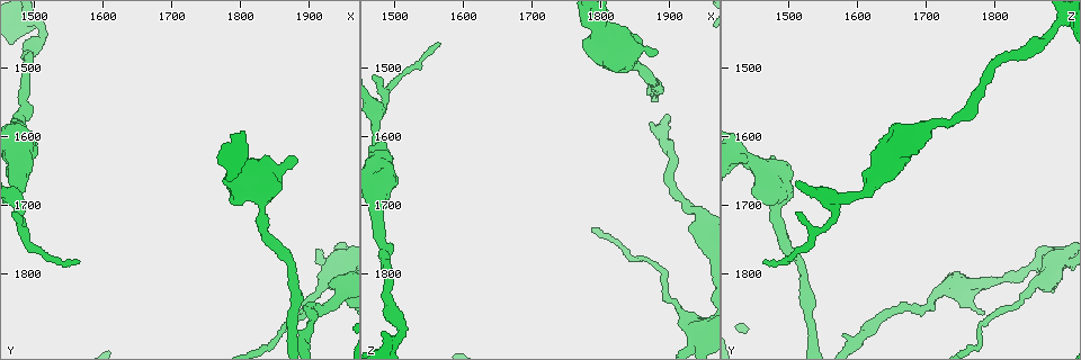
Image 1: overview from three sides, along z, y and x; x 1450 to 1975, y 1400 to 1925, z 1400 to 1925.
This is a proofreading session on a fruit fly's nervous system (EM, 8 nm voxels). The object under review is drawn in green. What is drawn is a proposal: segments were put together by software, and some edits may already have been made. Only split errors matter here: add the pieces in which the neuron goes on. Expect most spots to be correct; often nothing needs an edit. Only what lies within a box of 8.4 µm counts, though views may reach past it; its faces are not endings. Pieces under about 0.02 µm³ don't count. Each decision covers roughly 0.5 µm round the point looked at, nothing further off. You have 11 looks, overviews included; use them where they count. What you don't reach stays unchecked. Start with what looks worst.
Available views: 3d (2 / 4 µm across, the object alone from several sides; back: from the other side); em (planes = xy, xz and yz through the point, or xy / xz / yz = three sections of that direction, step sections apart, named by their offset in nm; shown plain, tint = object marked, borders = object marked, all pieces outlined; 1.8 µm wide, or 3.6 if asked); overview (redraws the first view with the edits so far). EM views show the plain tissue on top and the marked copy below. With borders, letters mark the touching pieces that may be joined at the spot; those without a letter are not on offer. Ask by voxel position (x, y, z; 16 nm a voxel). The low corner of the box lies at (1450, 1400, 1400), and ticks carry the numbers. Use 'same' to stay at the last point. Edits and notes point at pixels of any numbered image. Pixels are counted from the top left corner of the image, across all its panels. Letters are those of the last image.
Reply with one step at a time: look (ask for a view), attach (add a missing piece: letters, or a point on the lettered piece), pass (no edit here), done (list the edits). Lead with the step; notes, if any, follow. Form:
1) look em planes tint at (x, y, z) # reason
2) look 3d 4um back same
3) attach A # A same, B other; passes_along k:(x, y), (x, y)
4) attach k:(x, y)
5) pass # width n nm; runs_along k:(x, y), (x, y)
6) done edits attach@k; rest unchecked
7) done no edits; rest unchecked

look em xz step 16 tint at (1560, 1785, 1460)

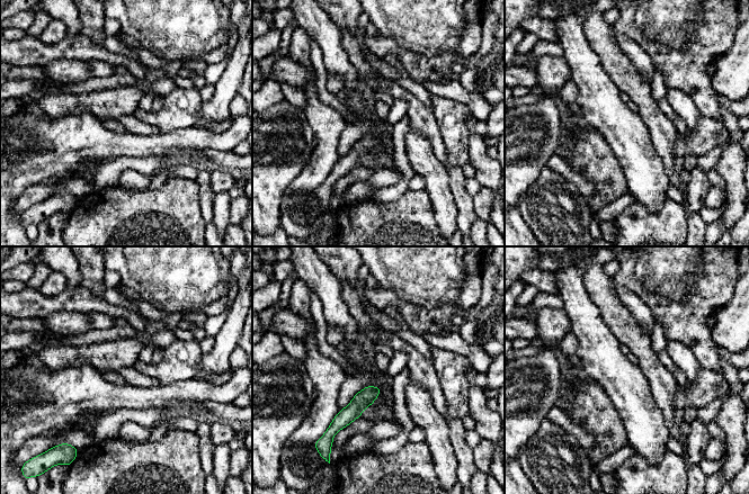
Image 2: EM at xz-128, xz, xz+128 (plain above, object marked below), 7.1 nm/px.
look em planes tint same # cut it another way

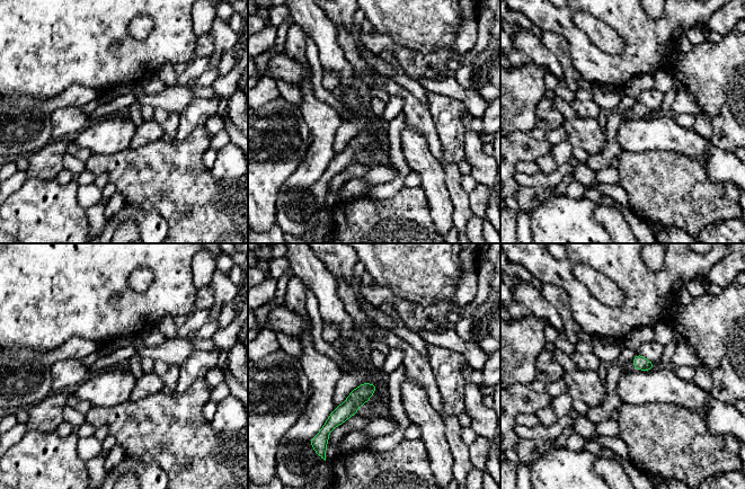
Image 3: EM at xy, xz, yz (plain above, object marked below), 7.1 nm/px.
look em planes borders same # see the neighbours

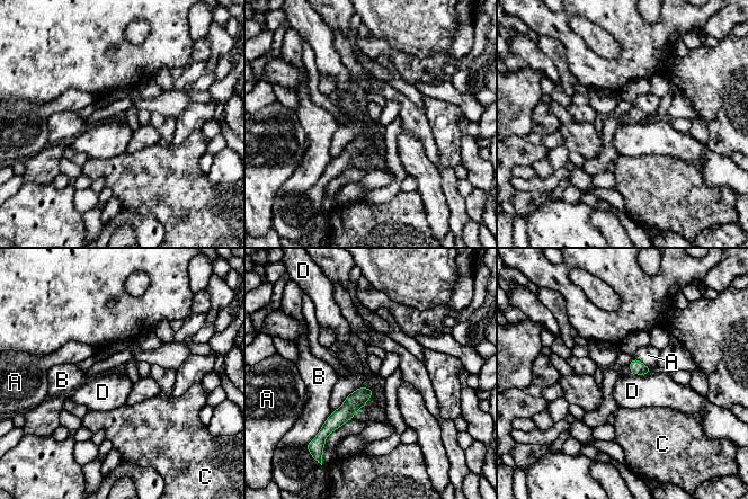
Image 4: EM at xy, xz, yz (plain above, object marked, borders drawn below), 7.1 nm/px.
pass # width 100 nm; A other, B other, C other, D other; border 4:(372, 388), (372, 394), (364, 404); no lettered piece goes on from it

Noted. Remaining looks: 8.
look em planes borders at (1880, 1630, 1475) # free end

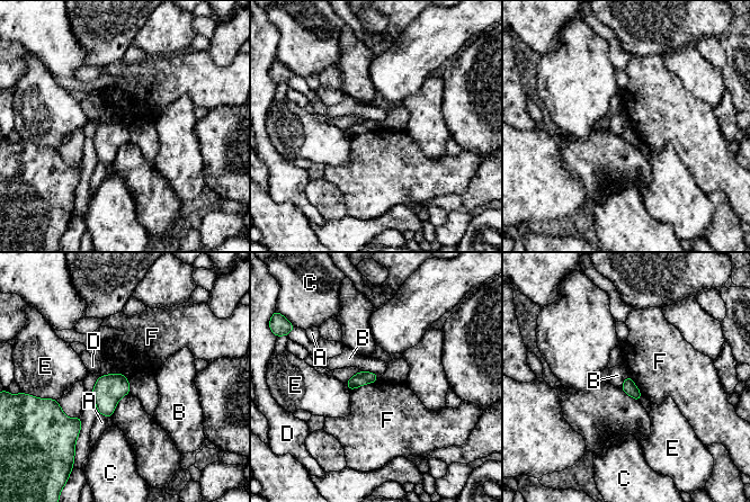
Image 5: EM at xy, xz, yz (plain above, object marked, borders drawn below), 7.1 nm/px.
pass # A other, B other, C other, D other, E other, F other; none of them fits

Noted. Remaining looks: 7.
look em 3.6um xz step 4 borders at (1945, 1780, 1890) # abrupt turn

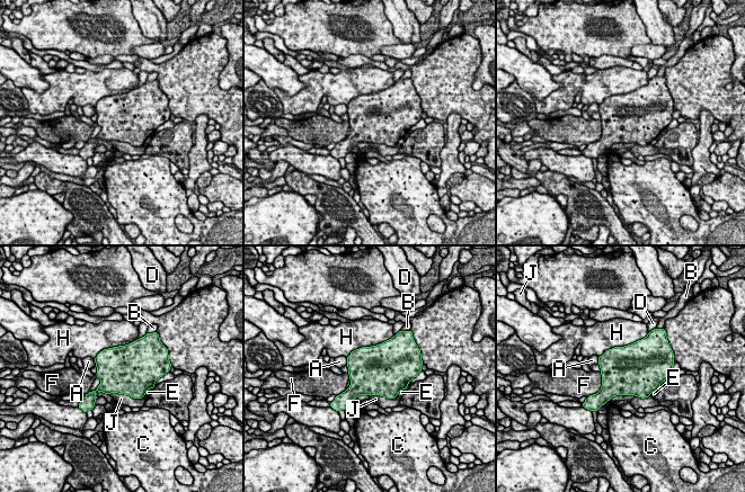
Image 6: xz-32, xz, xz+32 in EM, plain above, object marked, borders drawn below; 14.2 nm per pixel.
pass # A other, B other, C other, D other, E other, F other, H other, J other; border 6:(601, 373), (601, 388), (592, 395); no lettered piece goes on from it

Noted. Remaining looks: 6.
look 3d 4um at (1515, 1445, 1880) # abrupt turn

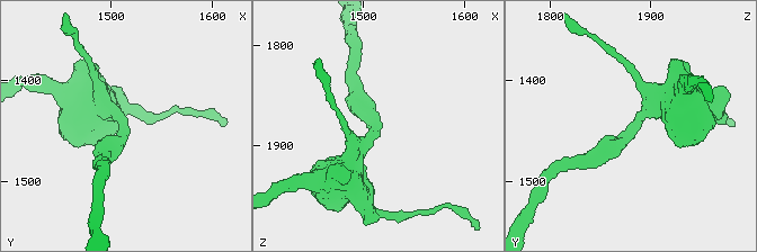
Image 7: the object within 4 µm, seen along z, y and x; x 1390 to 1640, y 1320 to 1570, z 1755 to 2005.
look em 3.6um yz step 4 tint at (1514, 1446, 1880) # arm_widths 240, 320 nm

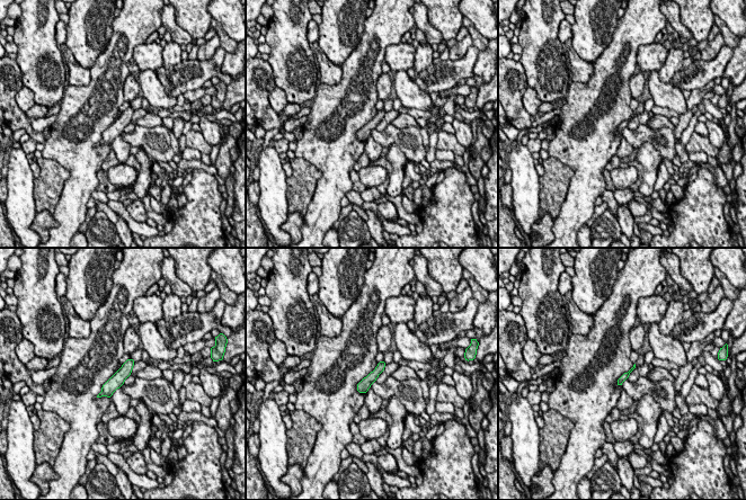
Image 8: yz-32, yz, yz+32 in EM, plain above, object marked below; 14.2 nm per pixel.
look em 3.6um xy step 8 borders same # another direction

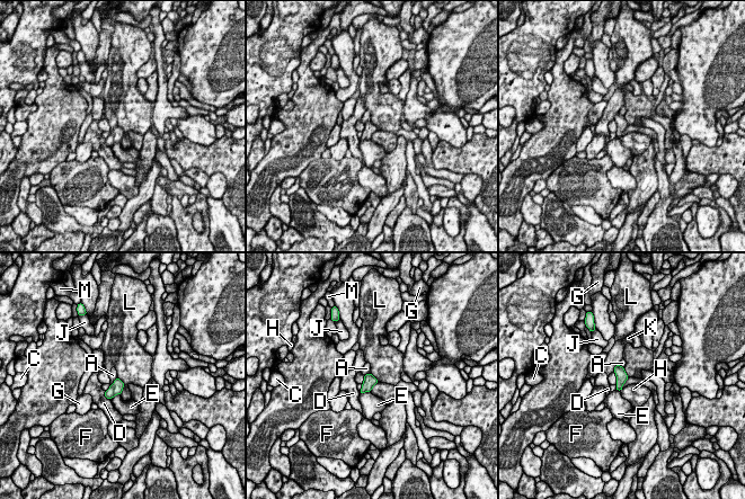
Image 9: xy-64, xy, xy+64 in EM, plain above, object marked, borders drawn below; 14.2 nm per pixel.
pass # A other, C other, D other, E other, F other, G other, H other, J other, K other, L other, M other; no lettered piece goes on from it

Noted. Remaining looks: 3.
done no edits; rest unchecked

